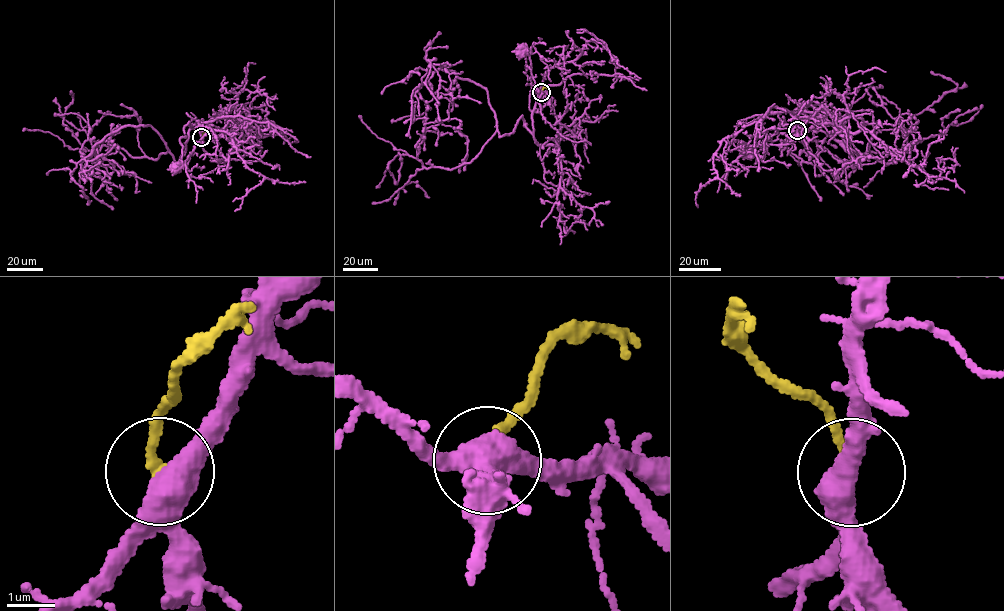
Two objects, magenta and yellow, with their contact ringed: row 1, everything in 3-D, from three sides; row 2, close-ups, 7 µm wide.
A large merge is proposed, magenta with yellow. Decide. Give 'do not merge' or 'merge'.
do not merge

